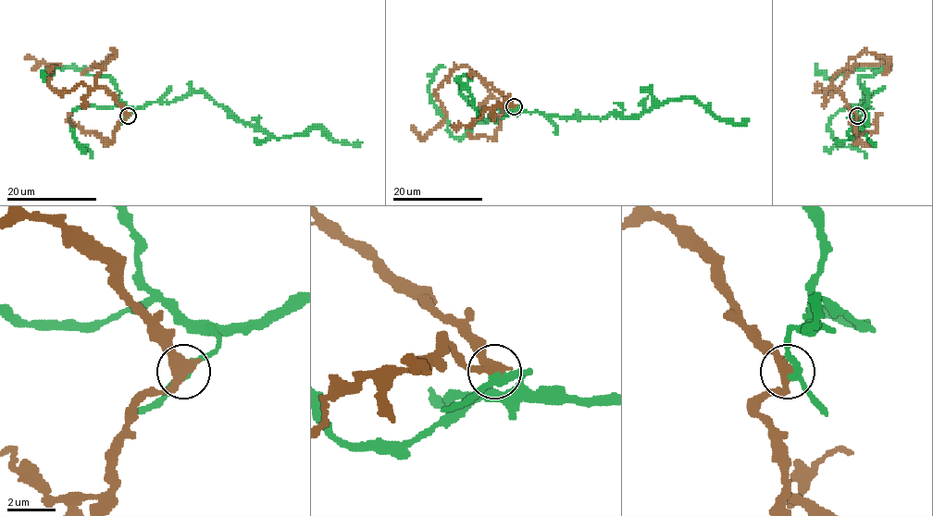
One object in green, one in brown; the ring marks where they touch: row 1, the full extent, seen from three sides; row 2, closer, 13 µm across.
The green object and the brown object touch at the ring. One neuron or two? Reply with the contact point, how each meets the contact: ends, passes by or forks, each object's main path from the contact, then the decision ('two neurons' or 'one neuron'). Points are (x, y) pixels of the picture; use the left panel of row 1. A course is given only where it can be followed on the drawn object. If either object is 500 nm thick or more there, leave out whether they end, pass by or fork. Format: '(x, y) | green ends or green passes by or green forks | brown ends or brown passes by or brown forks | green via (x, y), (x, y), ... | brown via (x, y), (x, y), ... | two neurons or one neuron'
(128, 116) | green passes by | brown passes by | green via (128, 116), (133, 108), (204, 91), (244, 122), (275, 137), (321, 127), (338, 141), (361, 141) | brown via (128, 116), (103, 88), (88, 89), (80, 84), (59, 93), (49, 84), (50, 71), (58, 64), (25, 58) | two neurons

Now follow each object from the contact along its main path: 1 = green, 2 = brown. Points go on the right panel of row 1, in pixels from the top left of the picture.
1: (857, 116), (867, 91), (867, 122), (853, 137), (848, 133), (860, 127), (874, 143), (869, 141)
2: (857, 116), (835, 88), (815, 84), (819, 91), (830, 93), (853, 67), (889, 63), (875, 58)

